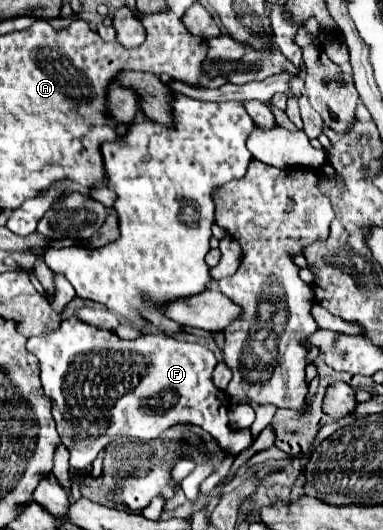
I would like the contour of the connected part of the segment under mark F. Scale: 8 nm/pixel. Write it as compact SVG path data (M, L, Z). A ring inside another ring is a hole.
M70 316L60 324L60 328L56 328L56 332L28 338L28 352L38 358L42 388L44 394L52 400L52 416L56 420L62 444L70 452L70 468L88 468L98 452L114 440L152 440L176 424L192 424L206 430L226 454L222 466L200 484L200 494L208 496L220 484L220 480L226 478L234 458L252 442L250 430L232 430L228 424L230 398L212 382L212 372L218 360L206 346L180 342L168 334L144 334L136 340L122 340L110 330L90 326Z

